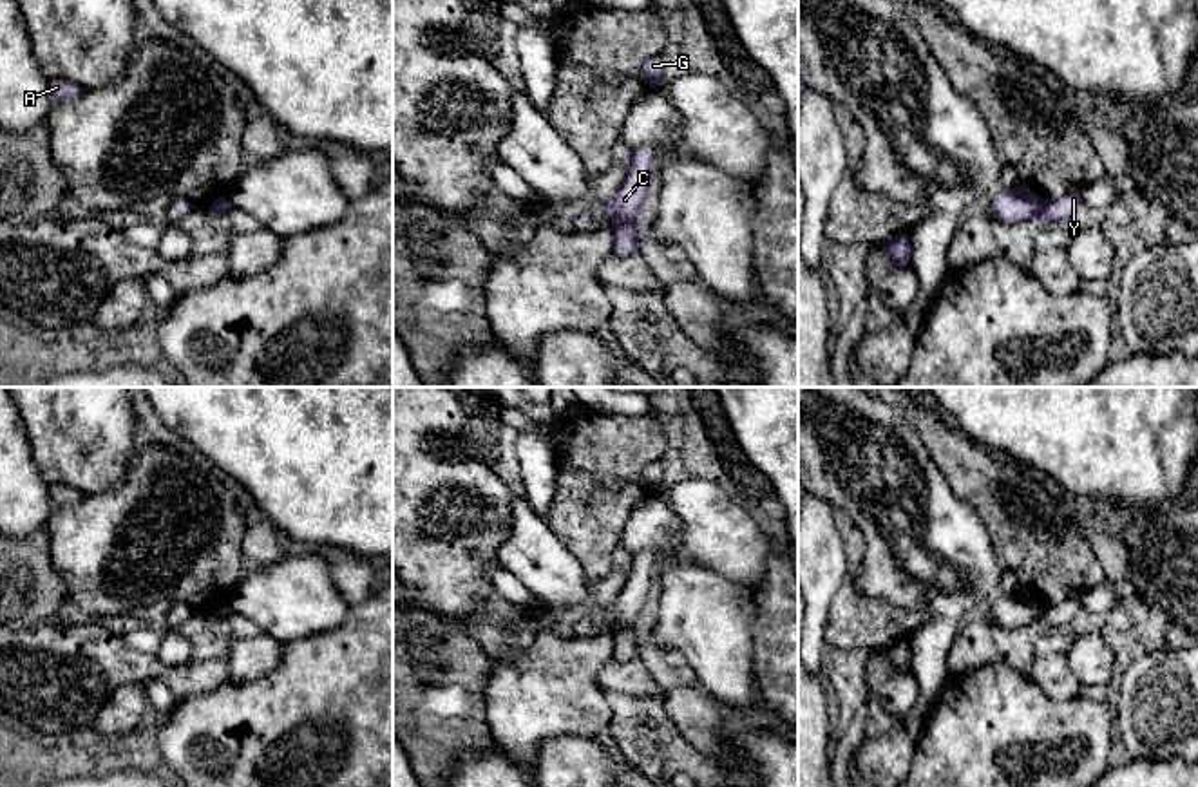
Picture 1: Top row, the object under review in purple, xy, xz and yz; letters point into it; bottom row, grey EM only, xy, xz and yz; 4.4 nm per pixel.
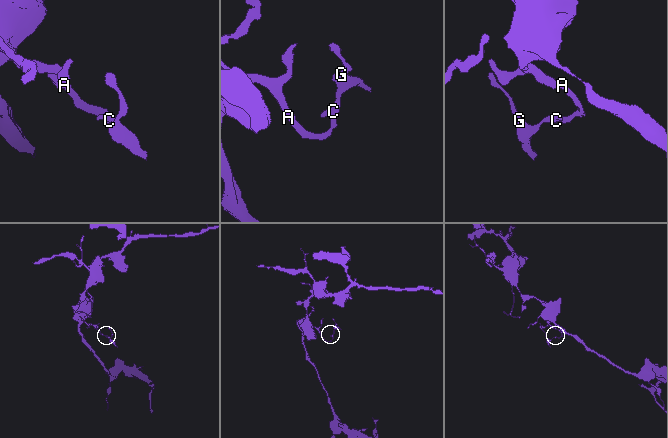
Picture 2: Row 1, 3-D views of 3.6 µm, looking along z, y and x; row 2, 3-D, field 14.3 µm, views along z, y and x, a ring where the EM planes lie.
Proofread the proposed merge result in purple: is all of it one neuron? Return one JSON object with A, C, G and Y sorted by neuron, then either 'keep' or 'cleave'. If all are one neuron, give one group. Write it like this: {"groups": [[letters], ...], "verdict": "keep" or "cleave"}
{"groups": [["A", "Y"], ["C", "G"]], "verdict": "cleave"}

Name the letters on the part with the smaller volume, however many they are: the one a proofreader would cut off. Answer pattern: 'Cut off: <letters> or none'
Cut off: C, G

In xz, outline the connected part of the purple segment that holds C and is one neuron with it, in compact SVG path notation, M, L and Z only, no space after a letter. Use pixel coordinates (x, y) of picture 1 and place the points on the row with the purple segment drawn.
M637 147L623 185L606 201L601 201L613 219L635 219L650 192L651 166L651 150Z

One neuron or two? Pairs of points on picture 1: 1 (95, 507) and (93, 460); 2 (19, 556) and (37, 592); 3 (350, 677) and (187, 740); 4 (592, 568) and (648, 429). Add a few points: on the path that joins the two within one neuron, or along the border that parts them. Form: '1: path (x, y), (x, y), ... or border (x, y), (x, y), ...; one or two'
1: border (127, 467), (118, 483), (84, 496); two
2: path (19, 565), (28, 583); one
3: path (310, 717), (304, 720), (241, 720), (227, 728); one
4: path (592, 534), (594, 491), (599, 478), (614, 464); one

